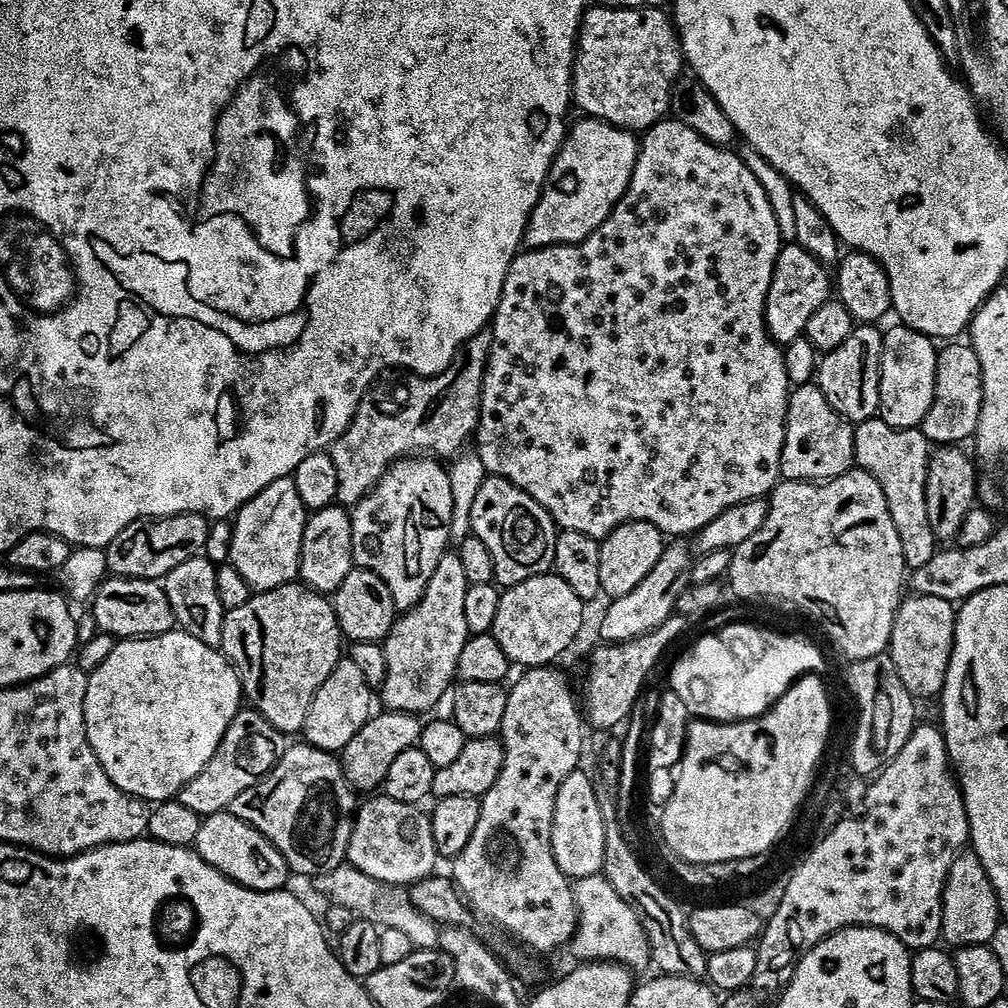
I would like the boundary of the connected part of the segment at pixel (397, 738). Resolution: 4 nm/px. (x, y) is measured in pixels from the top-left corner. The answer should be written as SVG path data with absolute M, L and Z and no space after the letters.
M381 711L373 715L362 730L346 746L342 753L342 763L344 765L344 779L352 785L357 793L372 794L383 785L386 774L390 774L390 766L394 763L394 758L402 754L402 750L410 750L420 743L420 735L424 729L421 717L407 712Z

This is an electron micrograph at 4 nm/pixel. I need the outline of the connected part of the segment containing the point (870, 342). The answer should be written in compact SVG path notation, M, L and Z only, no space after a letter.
M858 326L838 350L827 353L820 361L815 383L819 384L822 394L826 394L826 402L830 402L837 414L853 426L877 419L883 349L884 332L879 327Z

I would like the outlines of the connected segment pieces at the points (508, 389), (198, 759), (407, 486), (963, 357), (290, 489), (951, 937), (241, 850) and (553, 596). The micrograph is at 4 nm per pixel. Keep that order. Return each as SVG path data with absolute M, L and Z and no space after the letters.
M665 118L648 129L643 137L638 162L634 174L630 178L630 186L626 194L618 202L616 209L610 214L606 222L590 238L583 240L581 244L559 244L553 248L538 248L525 251L516 257L512 264L510 274L506 278L506 286L502 292L500 305L496 311L496 318L492 321L490 329L493 332L494 344L491 360L488 361L488 370L485 374L484 397L481 402L481 418L478 431L478 441L480 447L478 453L485 466L488 476L501 476L516 484L534 502L538 502L552 515L552 520L556 523L557 529L569 532L578 530L578 534L586 534L590 538L604 541L610 533L618 526L629 524L630 522L646 522L652 524L657 530L663 532L668 538L692 538L702 531L714 518L718 518L726 510L738 506L742 502L759 500L767 497L777 484L781 483L780 463L782 462L782 450L784 449L784 439L786 438L786 422L788 421L788 398L790 395L790 385L786 374L786 362L784 361L784 348L777 344L768 332L768 295L770 286L774 278L774 266L778 262L778 254L782 247L782 237L778 218L770 206L770 198L766 198L766 190L754 178L754 174L744 165L743 159L736 156L728 148L720 148L717 144L706 142L702 134L690 130L690 126L683 124L679 118Z
M173 630L161 636L120 640L114 646L114 654L110 654L110 658L106 658L106 662L102 662L102 666L98 666L98 670L91 672L88 678L86 706L84 707L88 747L94 750L102 770L106 770L110 782L114 782L114 786L118 786L120 792L125 792L128 796L137 796L138 799L149 802L175 800L187 784L194 782L194 778L198 778L198 774L202 774L202 770L206 770L206 762L210 762L210 758L214 758L222 738L226 738L226 730L230 730L230 722L234 722L234 718L241 710L240 676L223 651L206 646L206 642L198 642L198 638L194 638L182 630Z
M405 458L396 461L381 478L379 486L351 509L355 567L378 574L378 578L390 586L390 594L401 613L410 611L424 597L430 578L434 578L434 570L438 570L438 562L450 548L448 539L451 515L454 514L454 497L448 477L449 469L439 463L443 464L436 458Z
M948 342L939 349L936 357L936 389L934 390L934 402L926 414L922 431L932 446L960 446L963 440L971 441L978 430L978 422L982 418L982 402L984 401L984 383L982 382L982 362L978 360L978 354L971 343Z
M292 478L266 486L262 494L258 494L236 513L232 524L230 562L238 574L246 578L253 593L269 592L278 586L293 583L299 577L302 534L306 534L309 515Z
M965 850L954 862L944 891L944 930L942 940L953 949L988 946L1000 928L1002 913L994 886L975 852Z
M230 811L201 819L194 850L207 864L214 866L214 870L243 888L255 892L279 892L289 887L290 869L286 858L282 858L275 846L265 836L258 834L258 830L254 830L254 826L234 818Z
M549 574L547 576L535 576L521 584L515 584L513 588L504 588L500 601L498 602L498 618L494 618L494 626L492 627L491 635L495 636L496 640L502 646L502 650L506 650L506 658L512 661L513 665L519 666L521 669L527 670L530 668L546 668L557 663L556 659L575 642L580 636L580 631L584 628L584 608L585 601L578 598L578 594L574 594L574 590L570 590L570 586L566 586L566 582L562 577Z

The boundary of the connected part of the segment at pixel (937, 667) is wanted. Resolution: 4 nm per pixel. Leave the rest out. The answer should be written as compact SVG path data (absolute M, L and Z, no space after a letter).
M913 595L911 599L901 603L896 615L890 655L906 690L910 690L917 701L924 702L935 696L937 699L944 691L946 674L952 661L952 647L956 641L958 612L953 601L943 596Z

